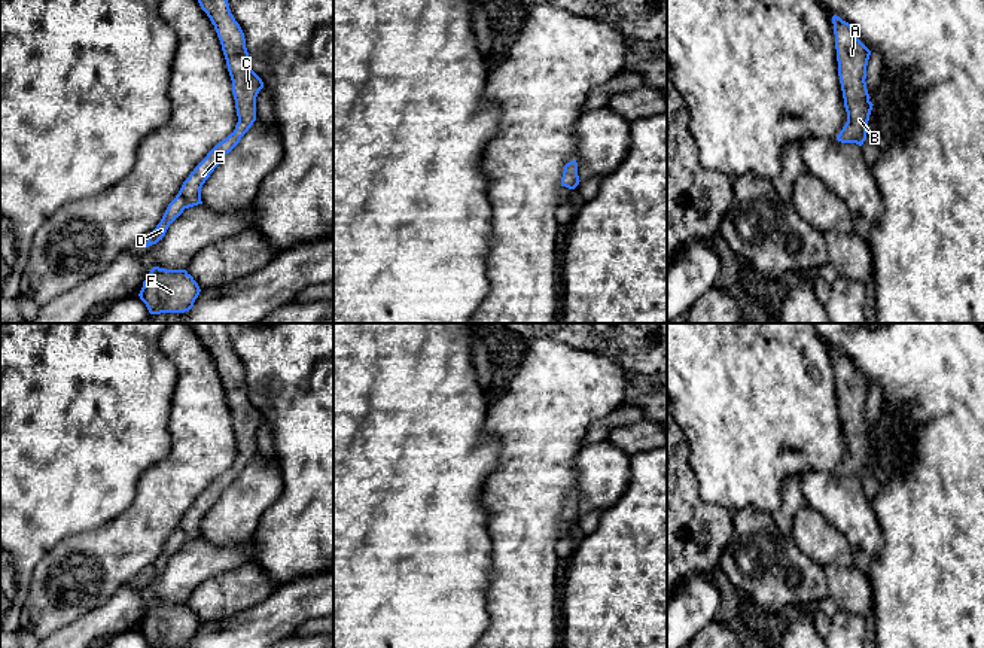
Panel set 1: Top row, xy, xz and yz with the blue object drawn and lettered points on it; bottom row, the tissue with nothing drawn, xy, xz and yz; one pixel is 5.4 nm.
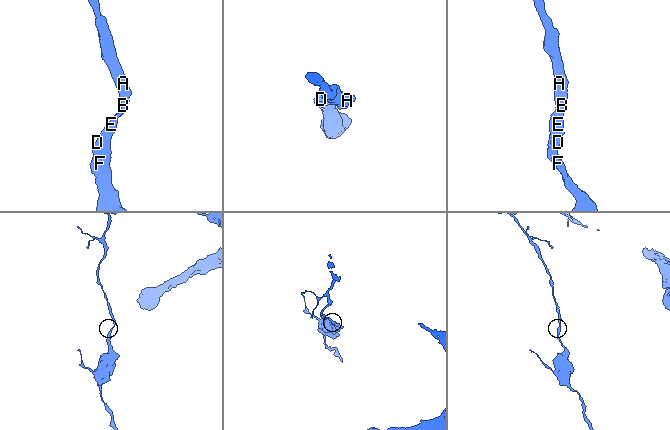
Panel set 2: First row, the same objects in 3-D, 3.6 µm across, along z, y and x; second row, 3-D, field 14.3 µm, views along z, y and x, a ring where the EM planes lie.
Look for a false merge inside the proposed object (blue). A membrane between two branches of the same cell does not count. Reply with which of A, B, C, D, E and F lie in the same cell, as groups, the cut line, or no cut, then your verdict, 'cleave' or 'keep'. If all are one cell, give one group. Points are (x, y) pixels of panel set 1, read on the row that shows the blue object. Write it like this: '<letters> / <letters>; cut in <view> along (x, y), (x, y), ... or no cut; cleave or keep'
A B C D E F; no cut; keep

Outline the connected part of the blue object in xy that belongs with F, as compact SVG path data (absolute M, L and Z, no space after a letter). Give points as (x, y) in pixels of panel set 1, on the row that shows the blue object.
M153 267L138 293L150 314L185 313L194 307L201 289L186 270Z

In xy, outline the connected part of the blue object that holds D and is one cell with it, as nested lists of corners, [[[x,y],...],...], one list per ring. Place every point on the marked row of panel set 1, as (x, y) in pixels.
[[[198,0],[198,3],[210,18],[220,40],[232,80],[238,122],[235,130],[225,140],[217,143],[183,182],[179,194],[168,204],[161,222],[149,235],[146,247],[162,240],[168,226],[183,213],[185,209],[202,204],[202,185],[220,164],[223,156],[240,143],[241,137],[256,121],[256,97],[263,88],[262,79],[250,67],[244,33],[231,13],[228,0]]]

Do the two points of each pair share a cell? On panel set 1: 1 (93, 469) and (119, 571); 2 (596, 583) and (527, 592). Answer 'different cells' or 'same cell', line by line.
1: different cells
2: different cells

